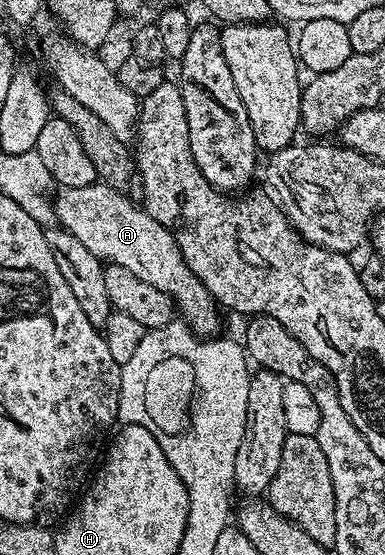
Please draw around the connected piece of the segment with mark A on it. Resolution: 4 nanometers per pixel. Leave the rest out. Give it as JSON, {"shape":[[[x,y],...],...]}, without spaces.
{"shape":[[[102,182],[76,188],[60,187],[53,196],[58,227],[73,234],[102,262],[125,266],[125,270],[129,270],[129,274],[137,274],[141,282],[149,282],[149,286],[165,290],[165,294],[169,294],[175,303],[178,315],[196,336],[214,337],[218,333],[215,331],[219,328],[220,309],[209,290],[205,290],[193,270],[189,270],[175,241],[174,232],[161,226],[142,207],[137,206],[136,201],[134,204],[123,195],[127,194]]]}

